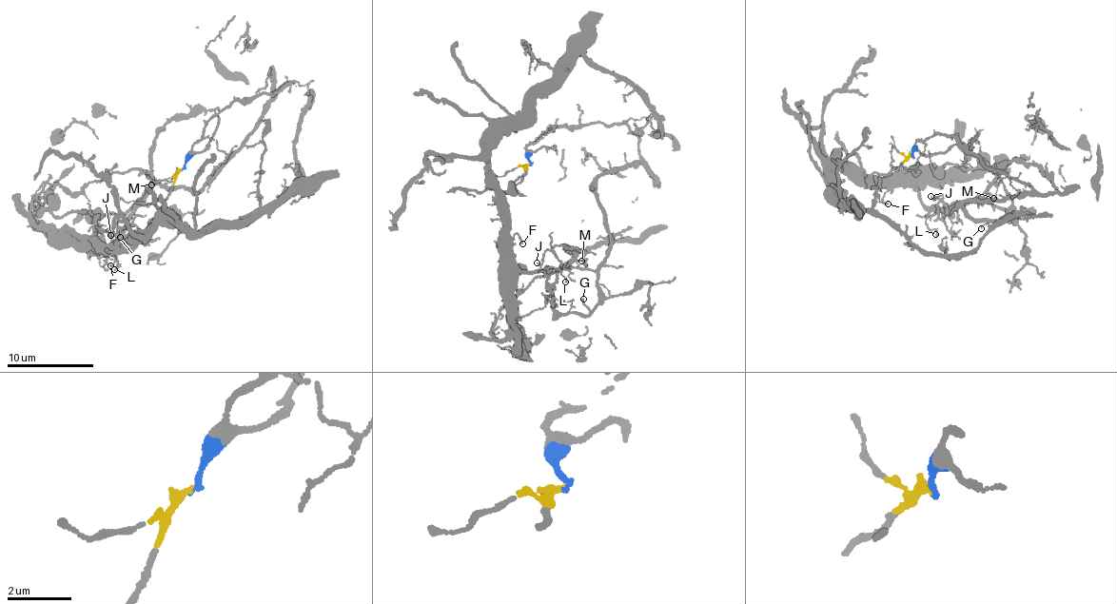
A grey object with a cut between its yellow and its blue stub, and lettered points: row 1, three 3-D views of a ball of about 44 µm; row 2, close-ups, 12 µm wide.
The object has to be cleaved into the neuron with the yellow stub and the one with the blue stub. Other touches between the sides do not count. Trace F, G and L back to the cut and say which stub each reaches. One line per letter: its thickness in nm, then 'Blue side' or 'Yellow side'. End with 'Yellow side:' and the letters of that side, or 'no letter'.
F: Thickness 180 nm. Yellow side
G: Thickness 110 nm. Blue side
L: Thickness 110 nm. Yellow side
Yellow side: F, L

